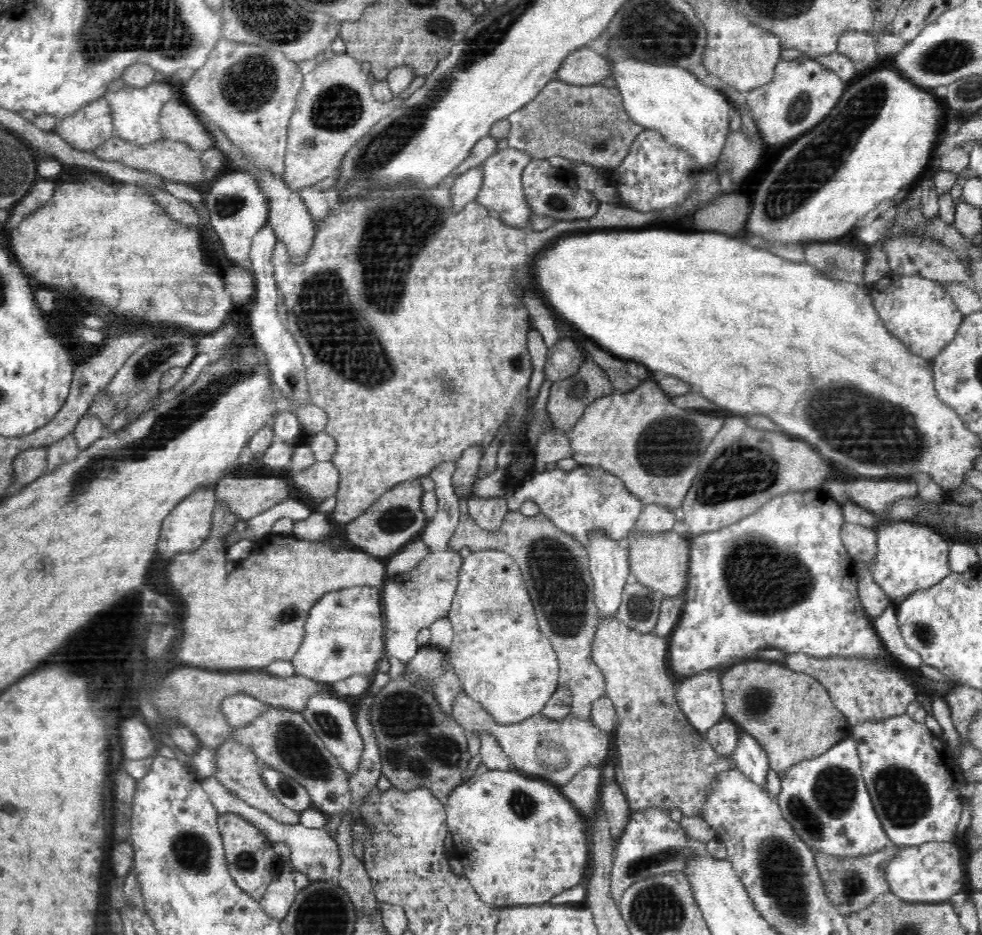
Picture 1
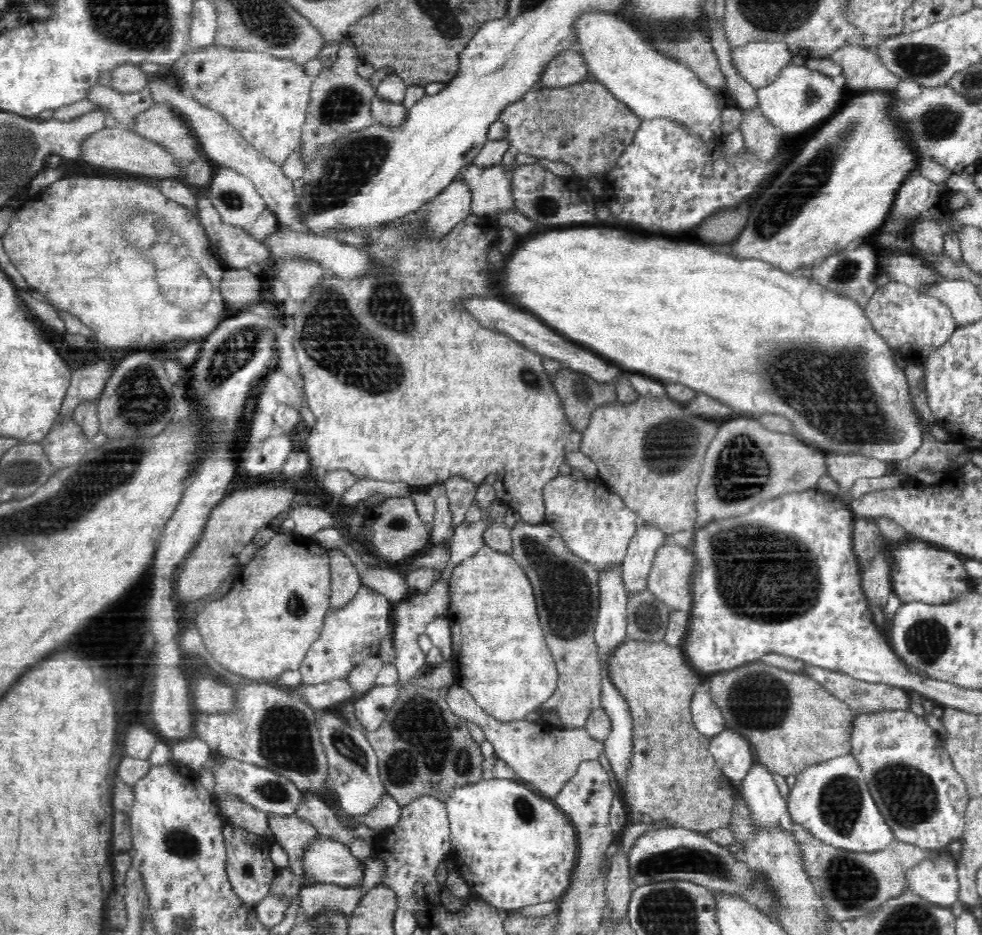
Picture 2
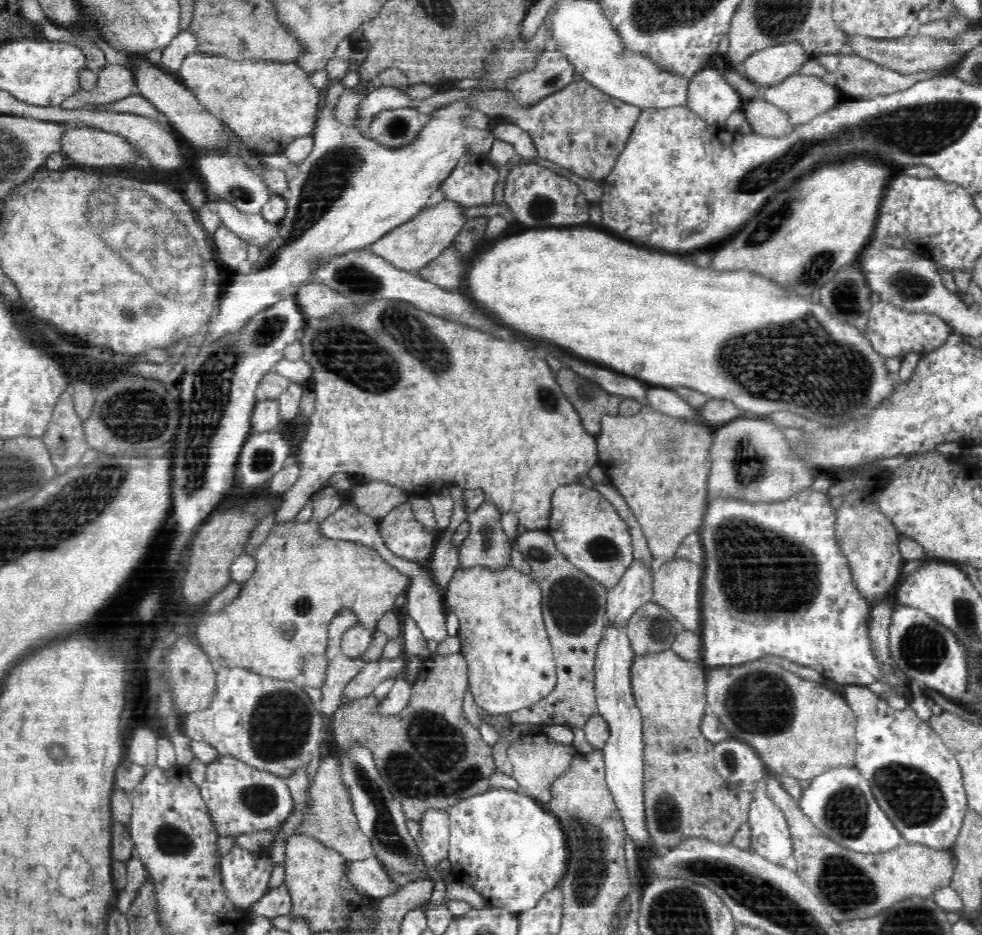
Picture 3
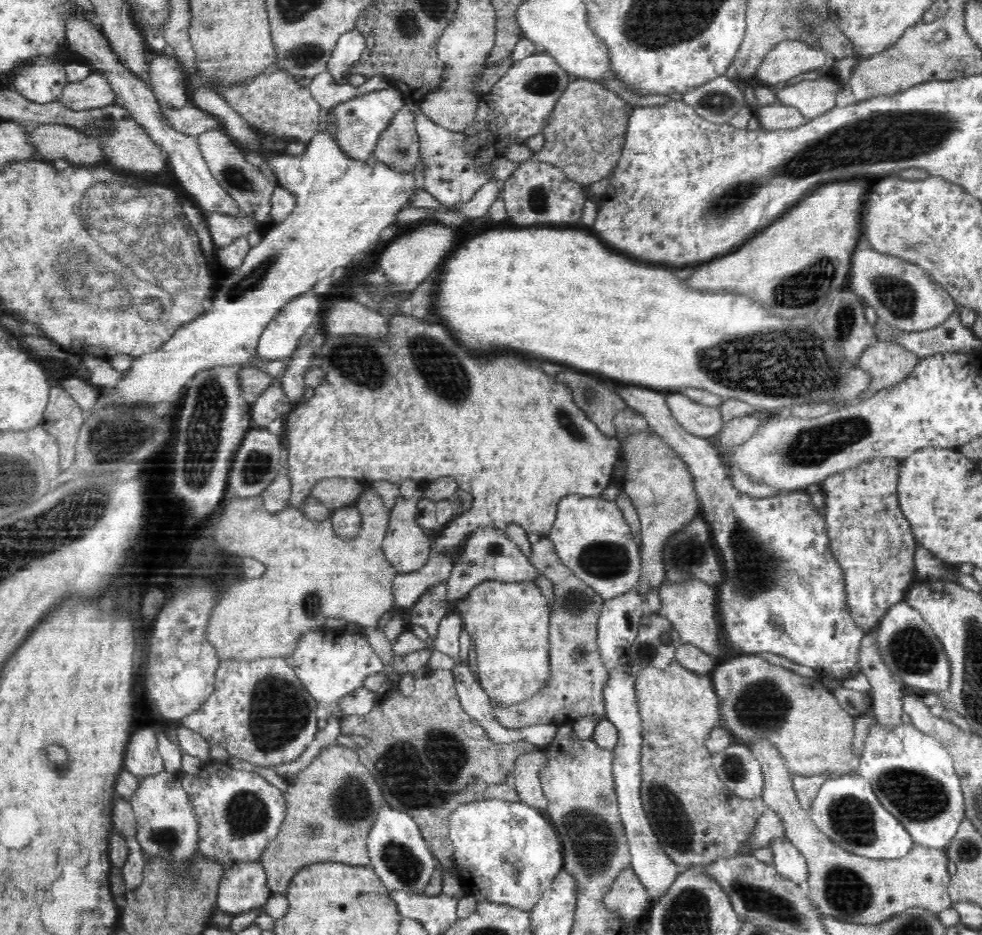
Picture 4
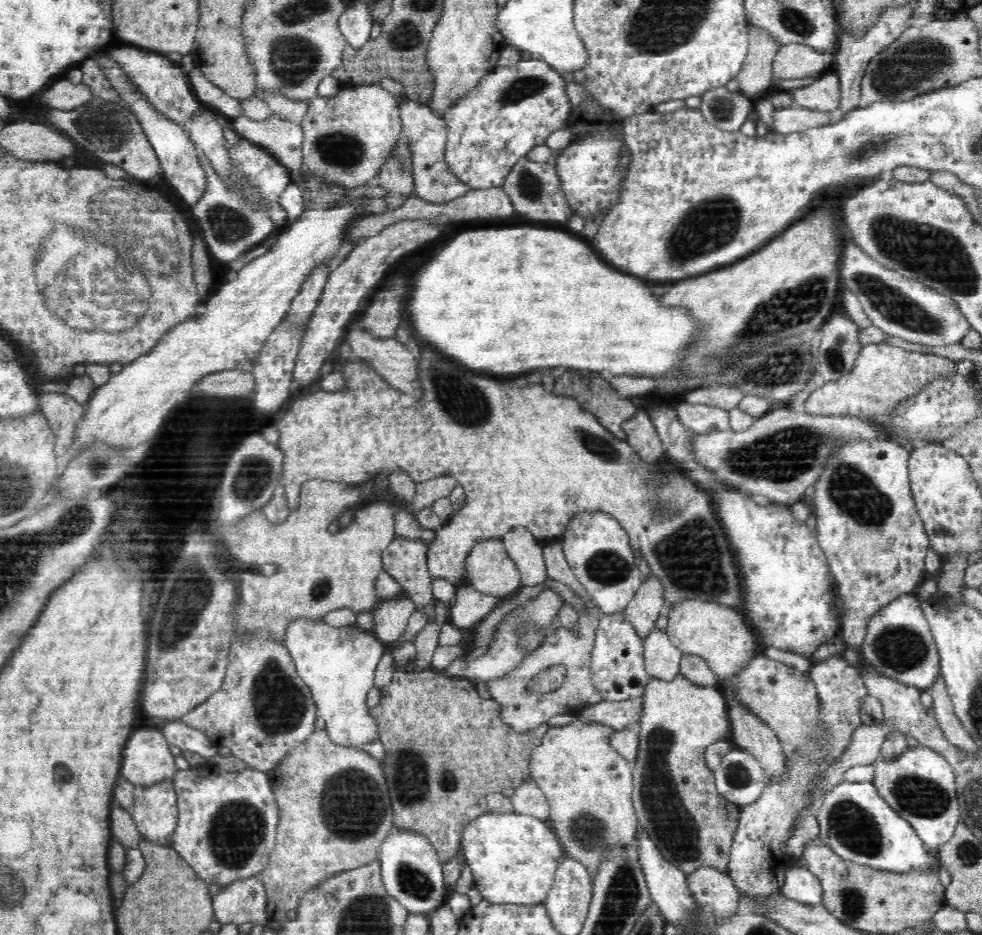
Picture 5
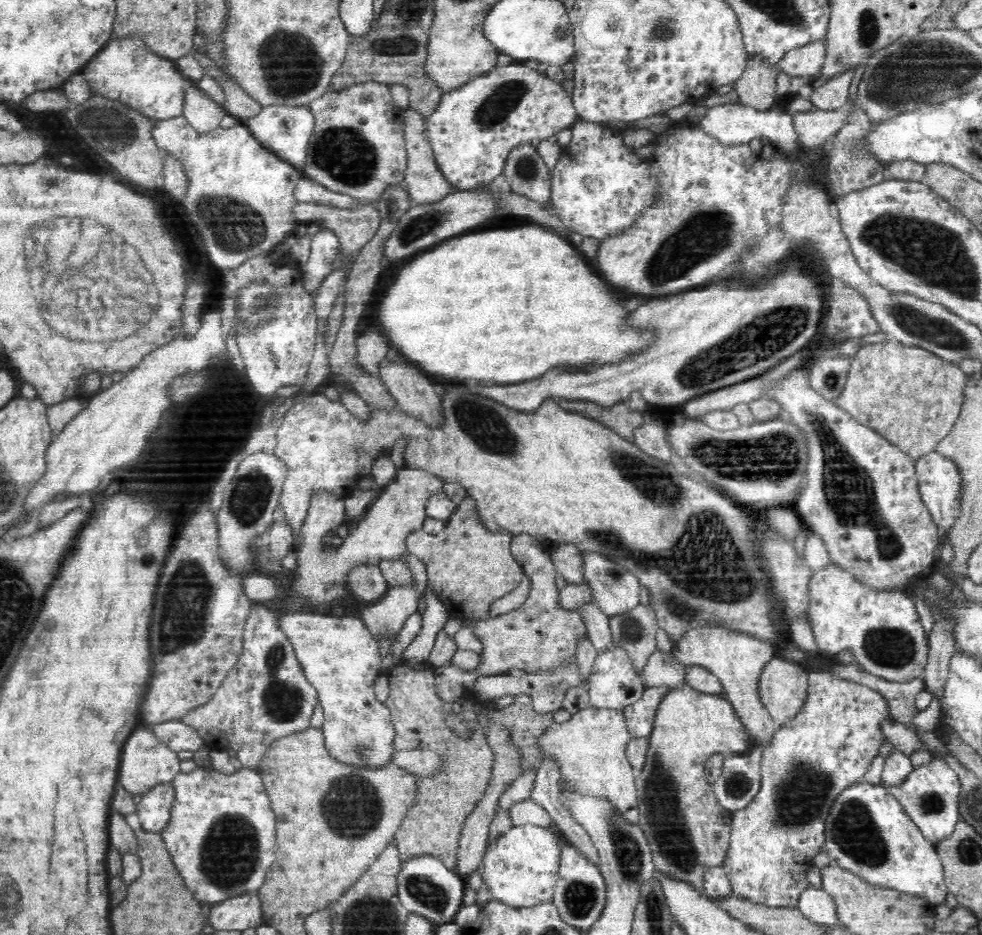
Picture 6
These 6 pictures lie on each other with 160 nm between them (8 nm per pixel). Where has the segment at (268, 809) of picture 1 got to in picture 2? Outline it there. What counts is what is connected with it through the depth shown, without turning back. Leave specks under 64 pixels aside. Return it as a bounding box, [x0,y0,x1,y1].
[268,814,320,879]

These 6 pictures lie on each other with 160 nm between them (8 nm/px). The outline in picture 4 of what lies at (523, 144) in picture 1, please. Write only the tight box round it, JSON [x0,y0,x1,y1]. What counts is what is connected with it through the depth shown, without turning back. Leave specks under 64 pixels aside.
[324,79,634,186]

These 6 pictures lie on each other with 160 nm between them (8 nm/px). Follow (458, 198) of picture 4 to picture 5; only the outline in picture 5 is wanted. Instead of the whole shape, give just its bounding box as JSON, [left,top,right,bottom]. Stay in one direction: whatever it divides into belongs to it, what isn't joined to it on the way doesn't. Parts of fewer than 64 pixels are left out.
[399,99,468,204]

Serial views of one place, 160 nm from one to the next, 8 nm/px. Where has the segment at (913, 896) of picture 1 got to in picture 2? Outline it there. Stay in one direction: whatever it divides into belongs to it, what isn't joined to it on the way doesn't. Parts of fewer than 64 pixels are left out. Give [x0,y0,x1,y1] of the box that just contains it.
[908,850,959,906]

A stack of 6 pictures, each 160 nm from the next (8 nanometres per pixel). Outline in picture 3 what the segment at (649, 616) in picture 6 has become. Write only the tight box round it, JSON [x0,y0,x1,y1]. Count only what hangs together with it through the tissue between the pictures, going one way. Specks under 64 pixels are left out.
[596,405,714,565]

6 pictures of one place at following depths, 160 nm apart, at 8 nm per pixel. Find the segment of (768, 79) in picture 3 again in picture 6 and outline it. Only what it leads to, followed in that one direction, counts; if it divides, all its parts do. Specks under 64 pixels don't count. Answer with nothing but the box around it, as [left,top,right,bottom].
[777,41,827,77]

